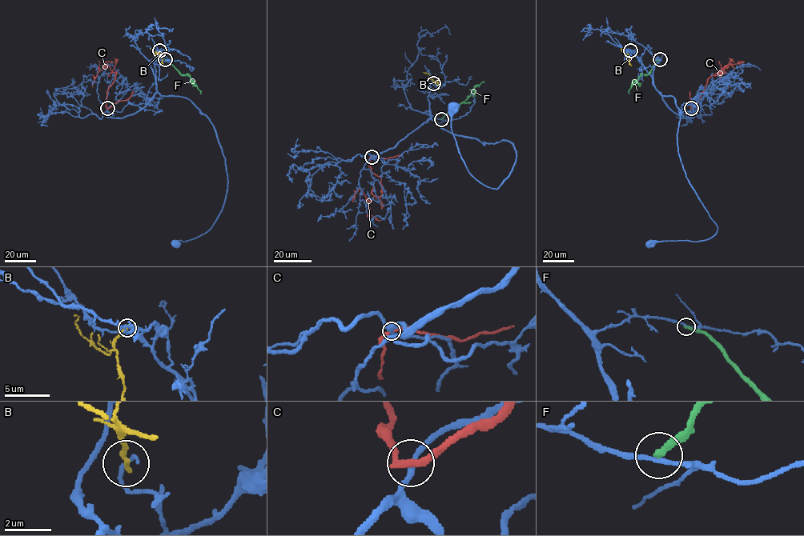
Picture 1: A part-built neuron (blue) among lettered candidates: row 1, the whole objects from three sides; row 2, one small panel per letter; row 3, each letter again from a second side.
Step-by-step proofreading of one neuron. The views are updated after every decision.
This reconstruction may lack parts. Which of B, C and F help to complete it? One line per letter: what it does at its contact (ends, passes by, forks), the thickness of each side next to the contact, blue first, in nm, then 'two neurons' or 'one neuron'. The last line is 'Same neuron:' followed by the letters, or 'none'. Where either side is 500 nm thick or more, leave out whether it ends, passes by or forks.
B: it ends there; 190 nm thick on the blue side, 240 nm on the other; two neurons
C: it passes by; 240 nm thick on the blue side, 280 nm on the other; two neurons
F: it ends there; 180 nm thick on the blue side, 300 nm on the other; two neurons
Same neuron: none

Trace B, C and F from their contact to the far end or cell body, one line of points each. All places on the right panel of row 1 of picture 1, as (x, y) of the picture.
B: (630, 50), (626, 55), (621, 48)
C: (691, 109), (707, 79), (724, 72), (725, 66), (717, 74), (728, 87)
F: (660, 59), (653, 63), (648, 74), (641, 75), (635, 82), (629, 94)

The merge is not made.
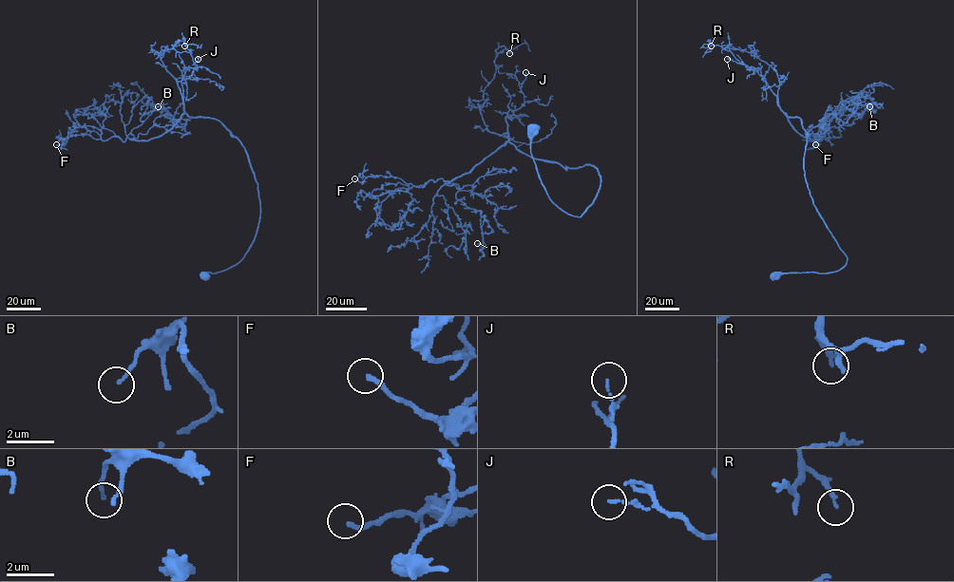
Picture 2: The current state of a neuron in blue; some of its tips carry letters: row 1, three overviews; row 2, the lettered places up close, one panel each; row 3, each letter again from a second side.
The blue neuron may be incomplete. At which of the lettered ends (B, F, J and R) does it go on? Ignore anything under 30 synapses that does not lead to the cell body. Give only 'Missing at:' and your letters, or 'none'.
Missing at: none

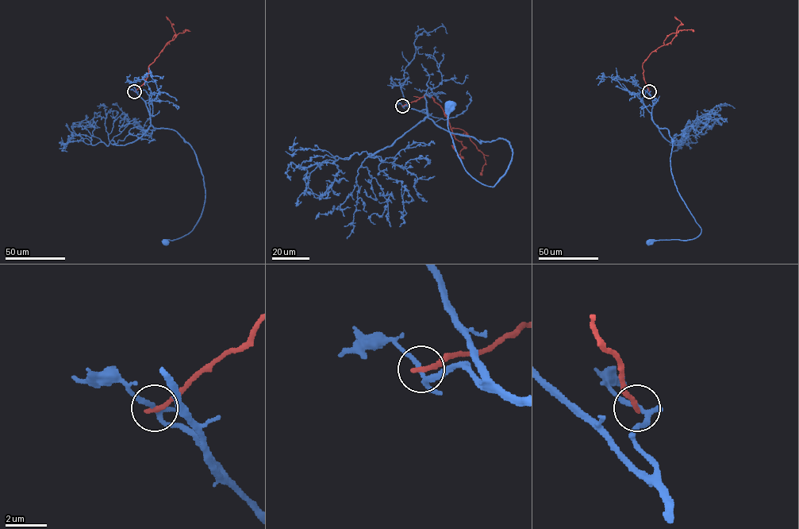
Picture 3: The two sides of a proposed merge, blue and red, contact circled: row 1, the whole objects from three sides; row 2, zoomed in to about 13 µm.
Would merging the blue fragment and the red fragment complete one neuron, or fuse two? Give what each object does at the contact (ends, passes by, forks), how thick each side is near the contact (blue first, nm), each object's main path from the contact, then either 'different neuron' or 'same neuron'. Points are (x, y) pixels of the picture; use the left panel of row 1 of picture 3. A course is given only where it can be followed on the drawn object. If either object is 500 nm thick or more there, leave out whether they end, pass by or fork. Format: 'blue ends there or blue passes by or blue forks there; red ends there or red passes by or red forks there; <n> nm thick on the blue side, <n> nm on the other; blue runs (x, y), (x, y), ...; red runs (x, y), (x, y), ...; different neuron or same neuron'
blue forks there; red ends there; 190 nm thick on the blue side, 280 nm on the other; blue runs (135, 91), (154, 128), (173, 129), (188, 144), (203, 177), (205, 202), (197, 222), (188, 233), (165, 241); red runs (135, 91), (143, 84), (148, 75), (148, 66), (165, 44), (178, 33), (186, 31); different neuron

